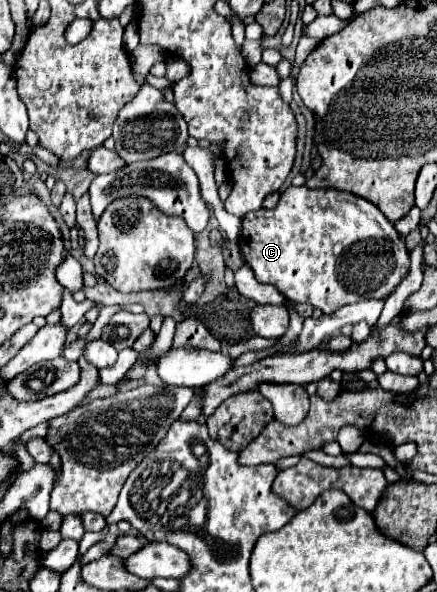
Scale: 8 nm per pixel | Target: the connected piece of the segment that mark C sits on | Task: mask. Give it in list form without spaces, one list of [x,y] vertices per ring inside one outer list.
[[[287,187],[281,193],[275,209],[261,207],[255,213],[243,217],[241,229],[241,253],[247,265],[253,269],[255,279],[277,287],[289,301],[311,303],[323,313],[335,313],[347,303],[361,299],[383,299],[393,293],[399,281],[409,271],[409,251],[403,237],[395,231],[393,223],[371,201],[337,191],[337,189],[309,189]]]

